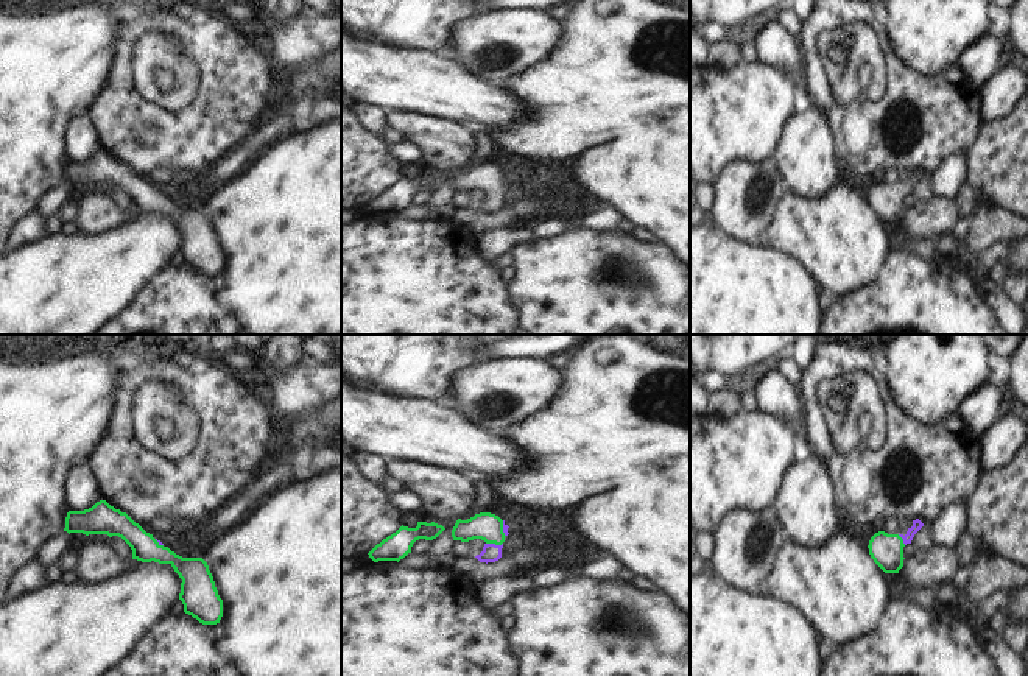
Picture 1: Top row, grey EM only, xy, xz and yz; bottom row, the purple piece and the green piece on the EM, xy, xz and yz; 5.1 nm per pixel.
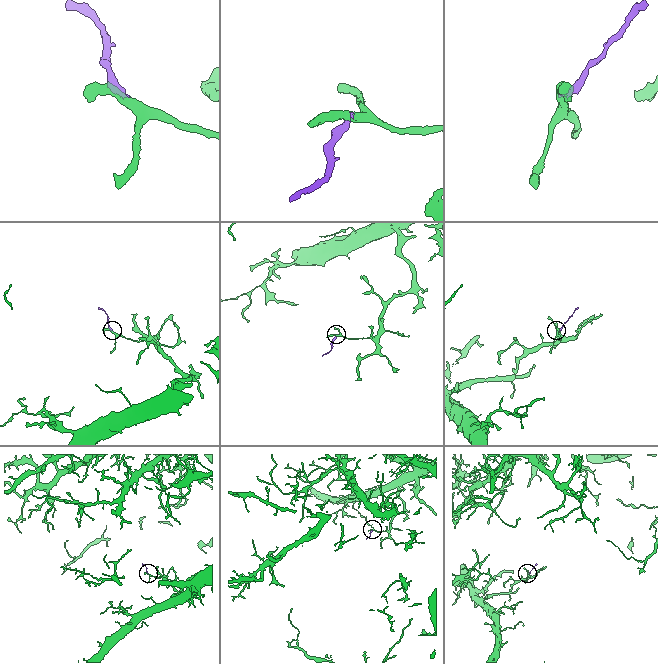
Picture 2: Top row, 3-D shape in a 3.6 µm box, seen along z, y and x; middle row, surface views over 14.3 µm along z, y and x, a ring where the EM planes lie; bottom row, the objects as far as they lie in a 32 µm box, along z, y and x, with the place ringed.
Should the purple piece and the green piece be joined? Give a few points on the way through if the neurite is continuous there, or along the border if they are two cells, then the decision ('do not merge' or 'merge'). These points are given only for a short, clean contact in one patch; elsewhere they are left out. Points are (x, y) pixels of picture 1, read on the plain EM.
way xz (491, 203), (494, 195), (494, 184), (488, 178); merge

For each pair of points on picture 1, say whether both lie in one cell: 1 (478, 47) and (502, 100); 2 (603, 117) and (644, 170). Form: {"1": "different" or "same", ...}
{"1": "different", "2": "different"}

